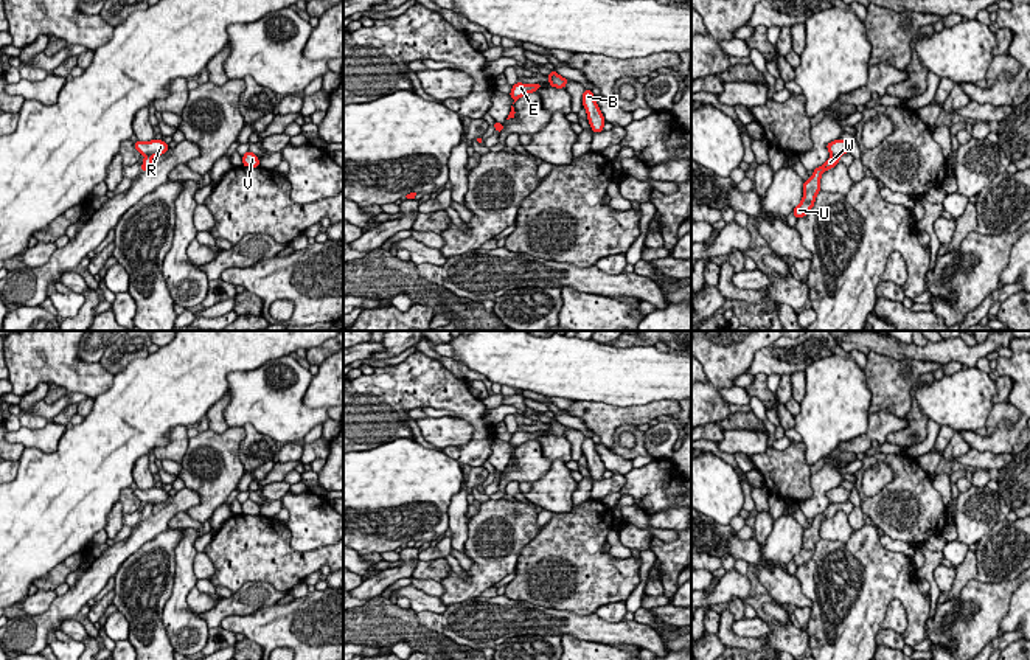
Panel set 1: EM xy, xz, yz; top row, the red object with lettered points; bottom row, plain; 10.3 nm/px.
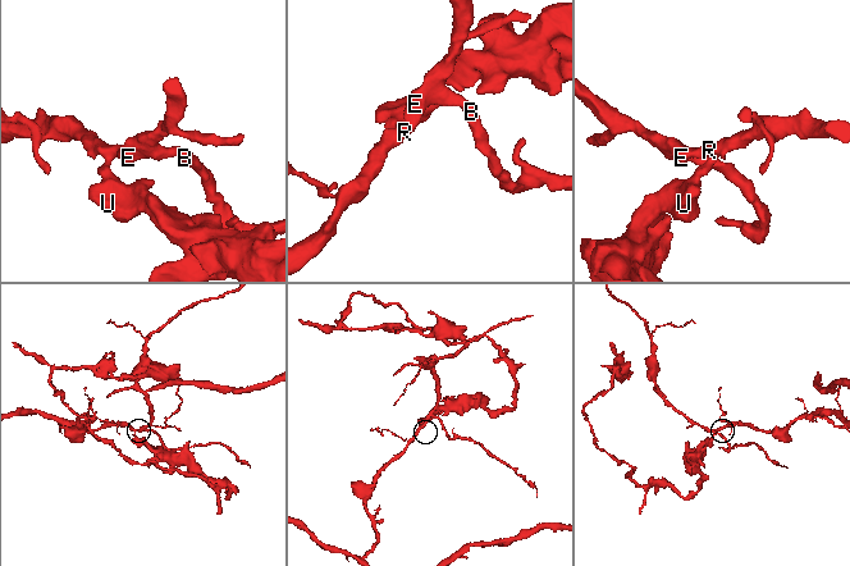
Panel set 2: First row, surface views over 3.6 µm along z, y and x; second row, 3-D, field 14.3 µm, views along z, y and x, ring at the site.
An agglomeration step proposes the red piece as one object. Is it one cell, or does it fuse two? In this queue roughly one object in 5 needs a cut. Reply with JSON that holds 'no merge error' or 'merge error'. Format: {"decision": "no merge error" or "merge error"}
{"decision": "merge error"}

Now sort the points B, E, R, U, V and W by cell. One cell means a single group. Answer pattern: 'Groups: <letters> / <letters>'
Groups: B E R V / U W

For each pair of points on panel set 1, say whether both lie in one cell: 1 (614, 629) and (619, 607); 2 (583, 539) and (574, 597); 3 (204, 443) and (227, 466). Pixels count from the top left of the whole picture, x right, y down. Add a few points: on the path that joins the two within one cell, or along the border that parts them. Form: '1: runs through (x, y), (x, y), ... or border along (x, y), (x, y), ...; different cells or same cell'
1: border along (595, 612), (608, 621), (625, 620); different cells
2: runs through (574, 553), (574, 583); same cell
3: runs through (210, 449), (221, 460); same cell

